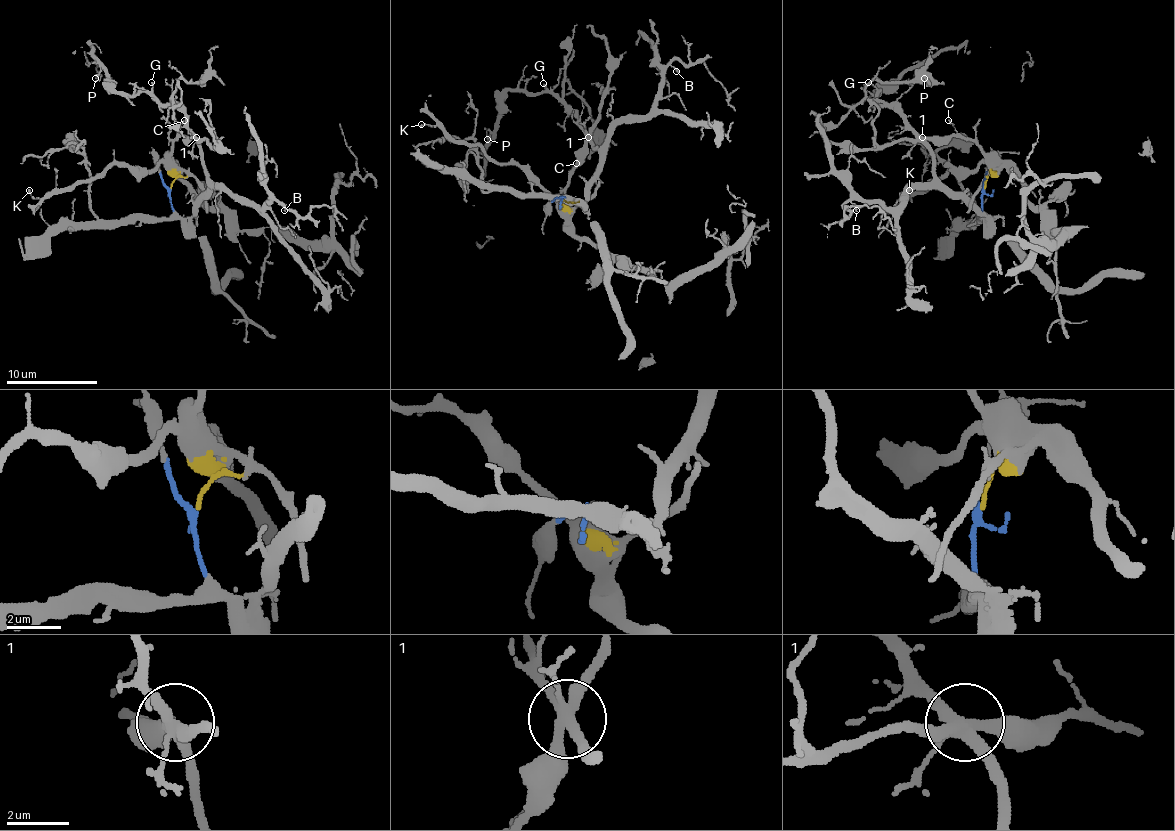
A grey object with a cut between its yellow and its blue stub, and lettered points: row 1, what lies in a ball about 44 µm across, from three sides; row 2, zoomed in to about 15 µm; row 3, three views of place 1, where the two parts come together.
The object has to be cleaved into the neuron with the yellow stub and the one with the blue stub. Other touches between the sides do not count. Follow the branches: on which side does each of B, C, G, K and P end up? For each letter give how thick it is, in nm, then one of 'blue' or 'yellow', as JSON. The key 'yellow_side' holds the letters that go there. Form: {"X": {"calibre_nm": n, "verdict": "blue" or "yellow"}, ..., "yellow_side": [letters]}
{"B": {"calibre_nm": 130, "verdict": "blue"}, "C": {"calibre_nm": 110, "verdict": "yellow"}, "G": {"calibre_nm": 100, "verdict": "blue"}, "K": {"calibre_nm": 130, "verdict": "yellow"}, "P": {"calibre_nm": 80, "verdict": "blue"}, "yellow_side": ["C", "K"]}

